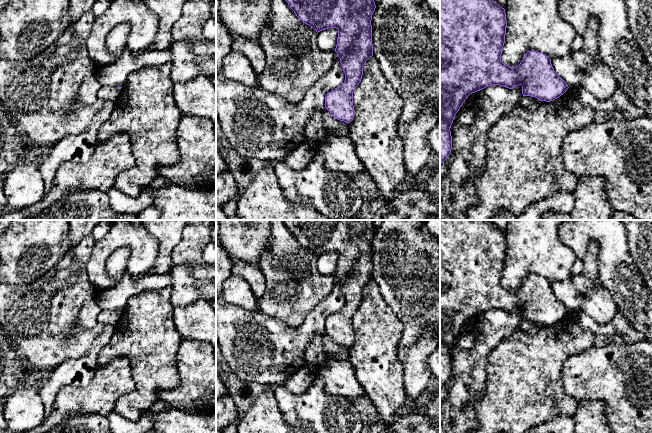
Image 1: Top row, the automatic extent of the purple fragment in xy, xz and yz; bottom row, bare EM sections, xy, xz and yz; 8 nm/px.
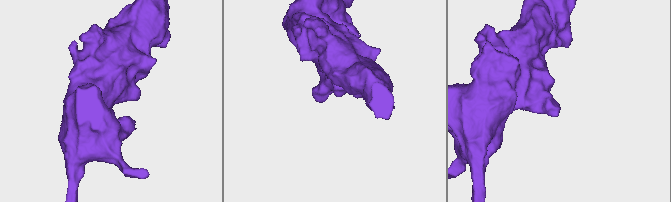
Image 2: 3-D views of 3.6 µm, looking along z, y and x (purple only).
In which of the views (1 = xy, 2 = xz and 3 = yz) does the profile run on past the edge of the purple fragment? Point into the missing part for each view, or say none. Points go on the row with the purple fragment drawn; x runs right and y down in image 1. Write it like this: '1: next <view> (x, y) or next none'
1: next none
2: next none
3: next none

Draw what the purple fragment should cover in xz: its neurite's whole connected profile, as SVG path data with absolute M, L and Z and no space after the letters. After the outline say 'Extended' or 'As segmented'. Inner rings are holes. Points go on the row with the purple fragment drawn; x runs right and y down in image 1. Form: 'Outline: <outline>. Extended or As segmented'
Outline: M285 0L296 16L305 24L311 26L317 33L336 28L338 30L335 52L340 58L345 73L344 83L335 90L327 93L325 108L333 117L350 123L355 115L353 92L359 85L366 61L373 56L372 44L372 15L376 5L374 0Z. As segmented

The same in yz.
Outline: M440 0L440 165L451 153L451 125L456 113L467 97L492 85L513 89L522 86L523 96L535 97L550 102L563 95L569 88L566 82L554 71L551 59L537 51L528 51L516 67L501 61L506 35L505 9L493 0Z. As segmented

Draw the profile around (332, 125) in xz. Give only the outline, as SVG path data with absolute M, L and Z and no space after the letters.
M327 109L321 110L321 113L323 115L324 128L327 133L337 133L341 136L348 135L348 123L336 119Z

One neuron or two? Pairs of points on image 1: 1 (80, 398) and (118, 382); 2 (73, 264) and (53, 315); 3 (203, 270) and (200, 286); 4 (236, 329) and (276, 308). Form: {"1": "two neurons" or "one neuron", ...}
{"1": "one neuron", "2": "one neuron", "3": "two neurons", "4": "two neurons"}

